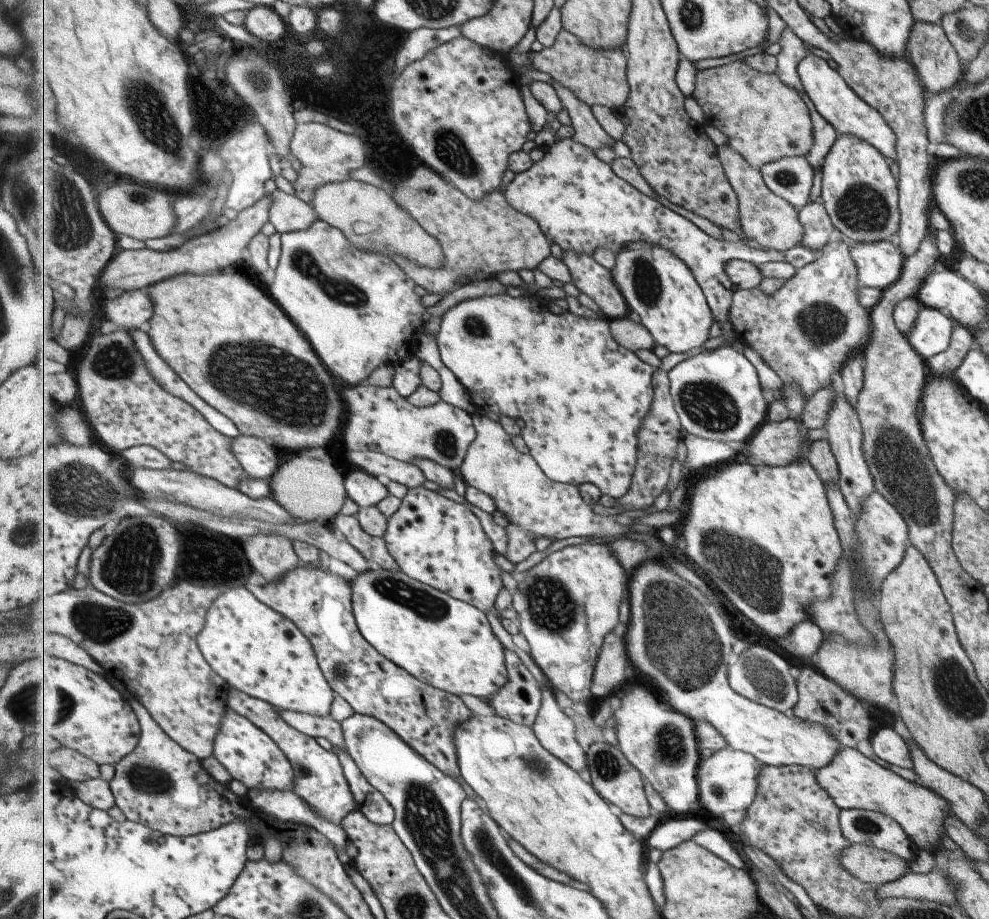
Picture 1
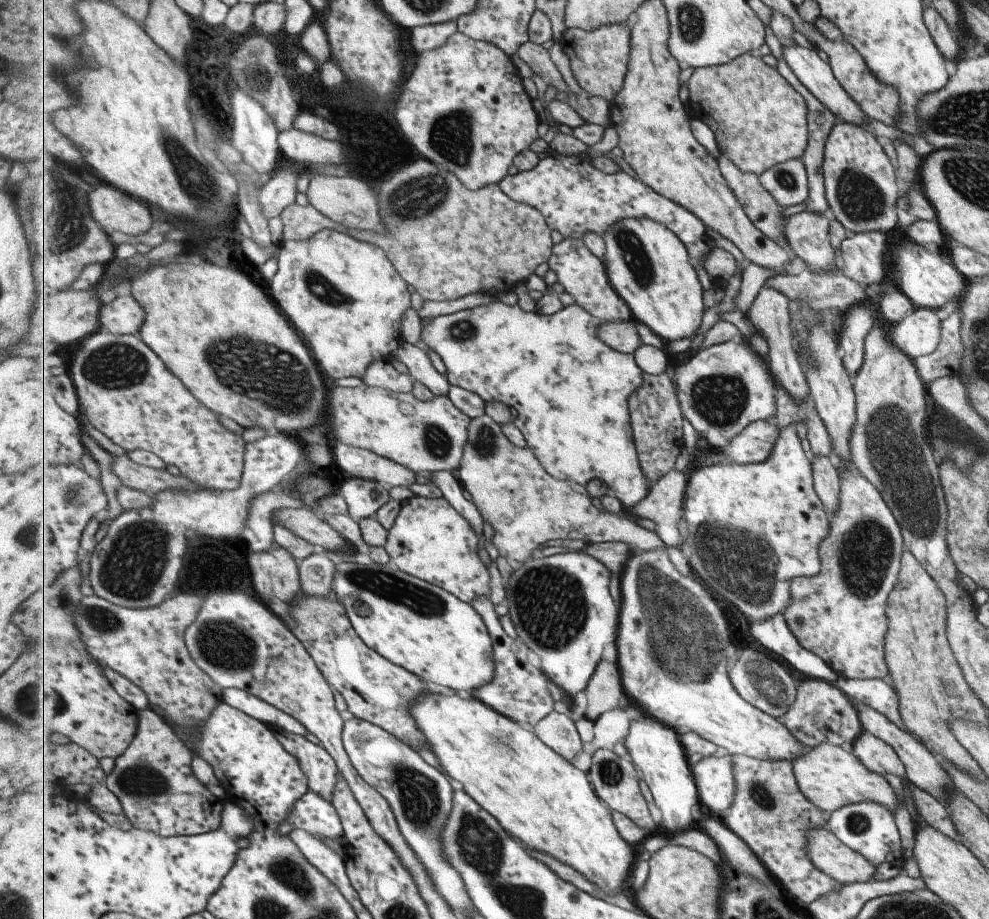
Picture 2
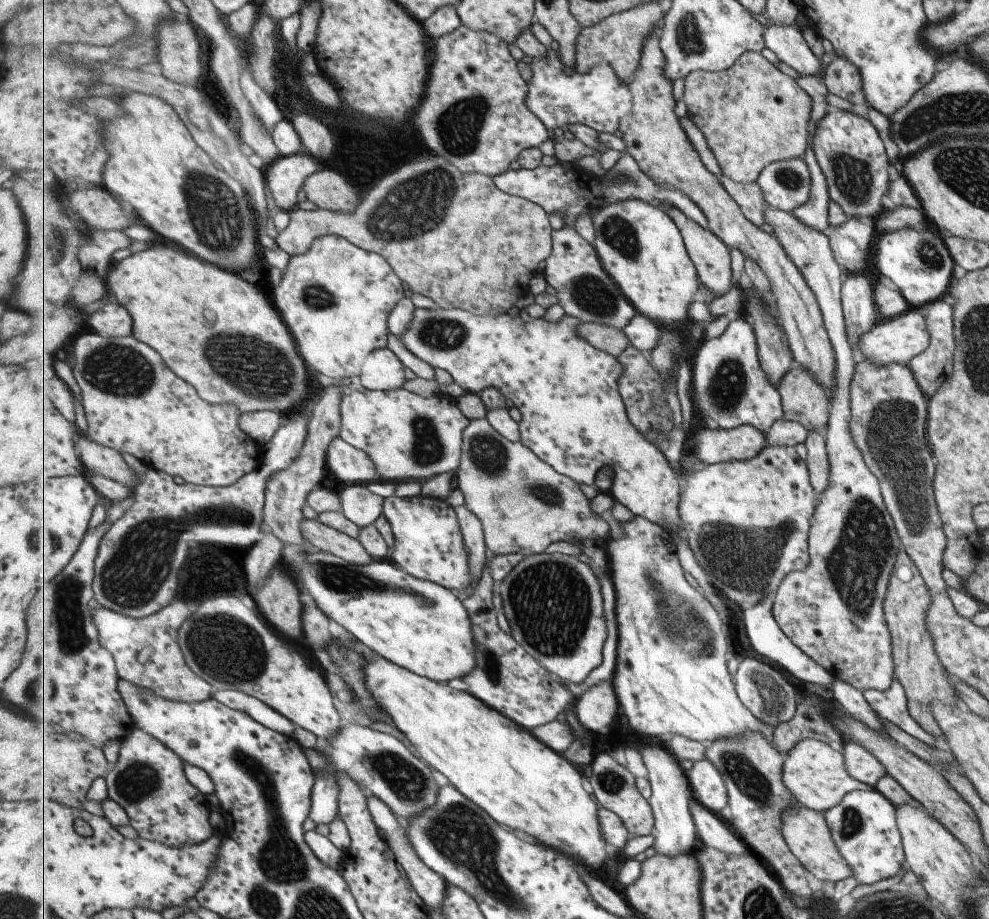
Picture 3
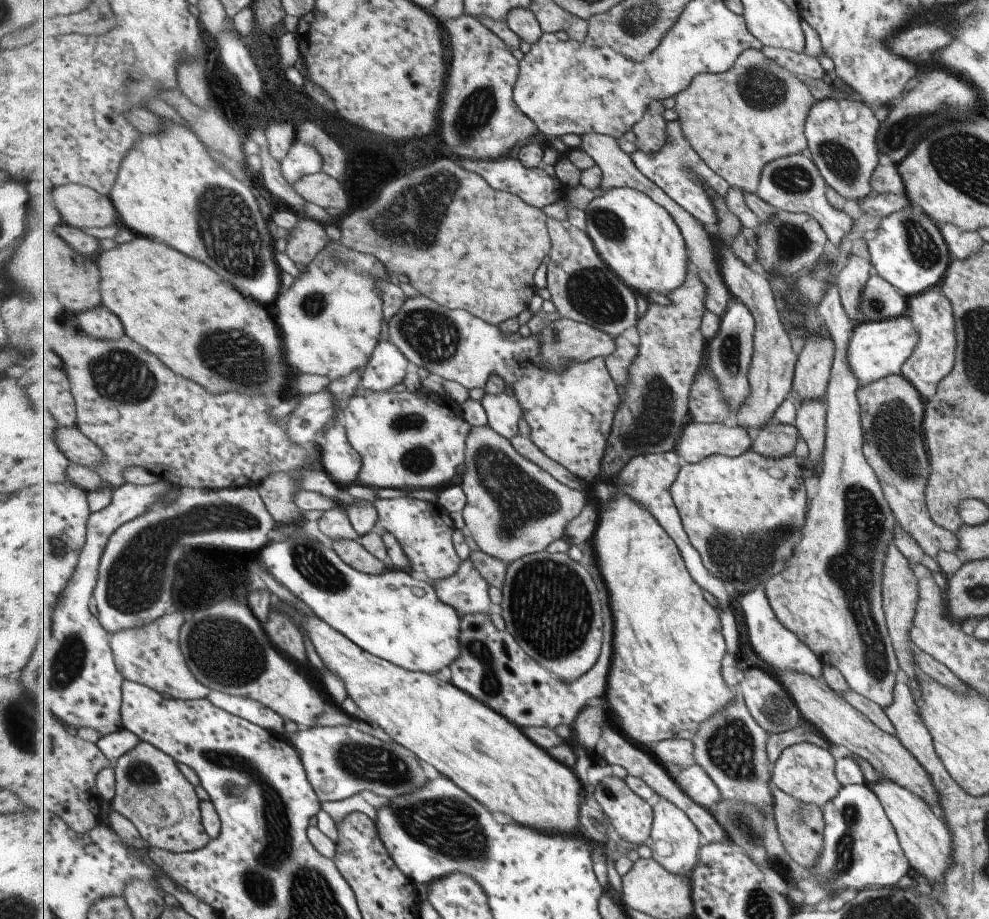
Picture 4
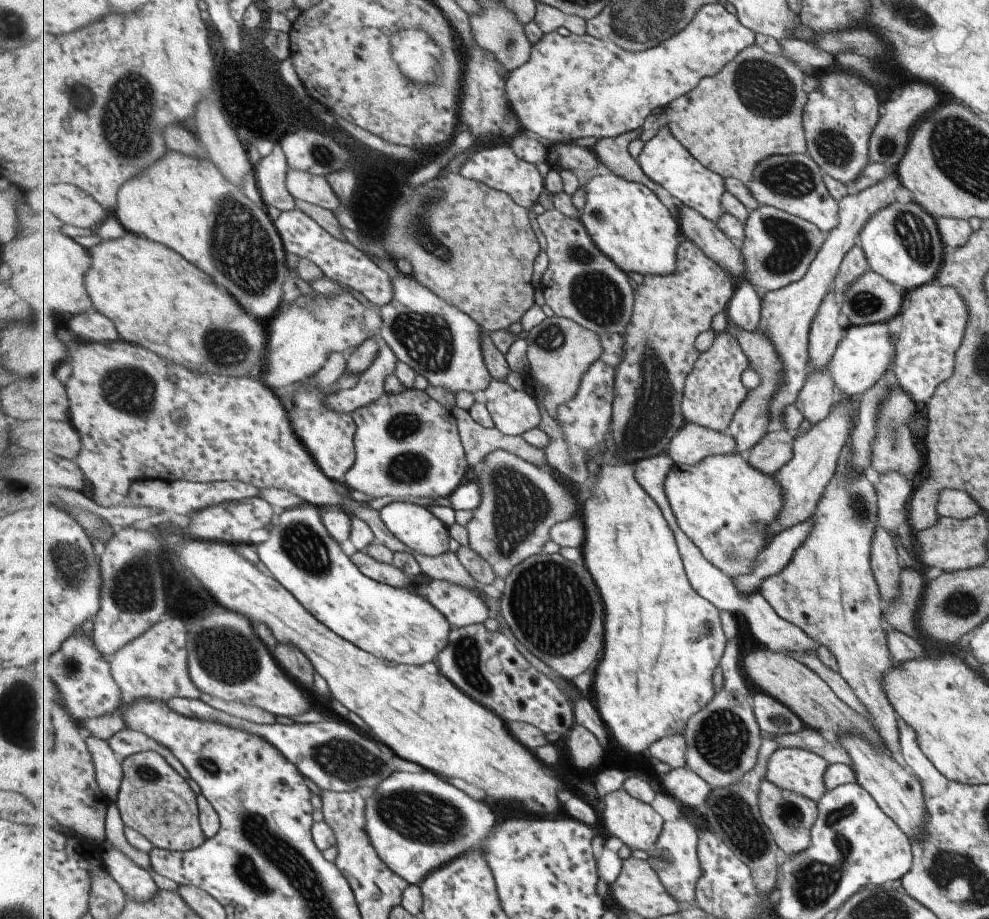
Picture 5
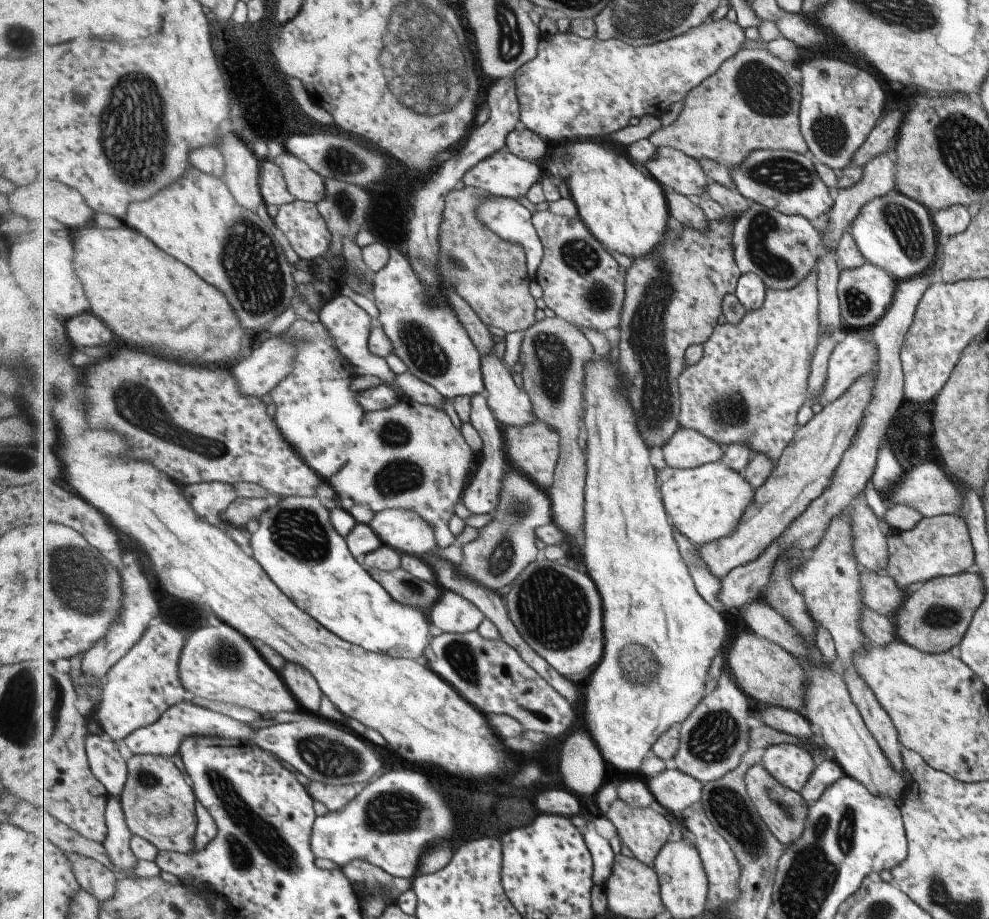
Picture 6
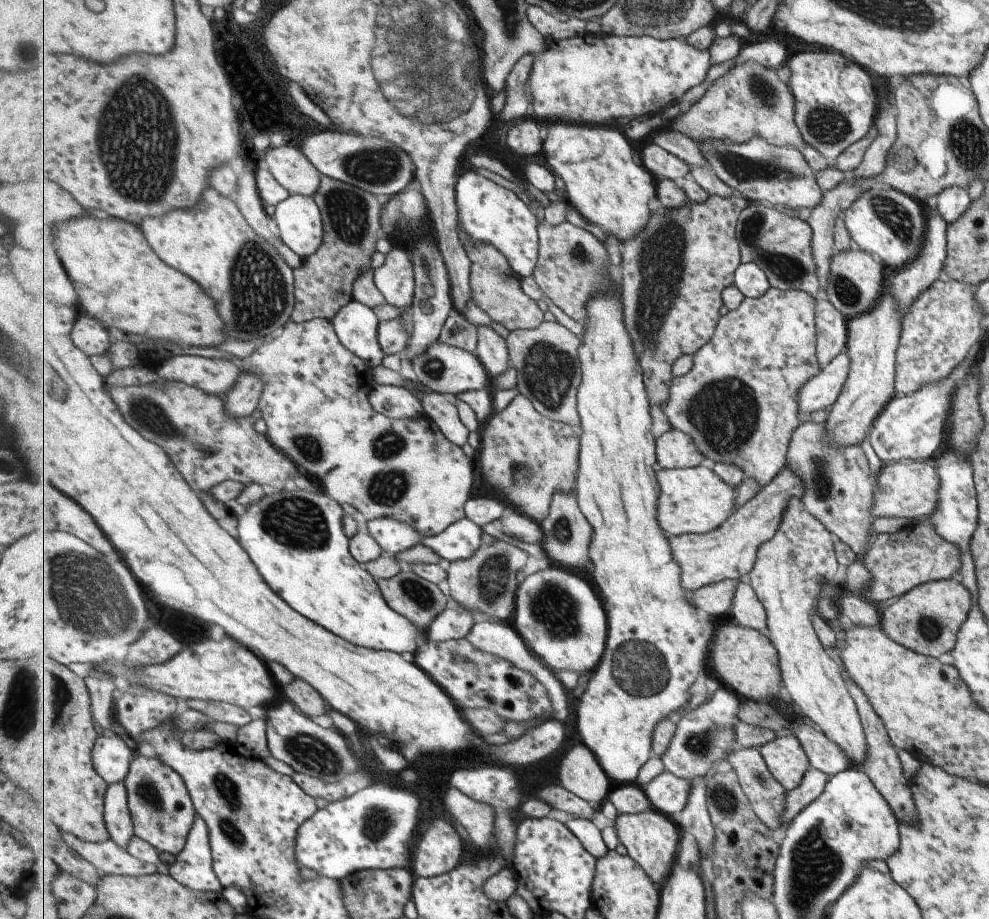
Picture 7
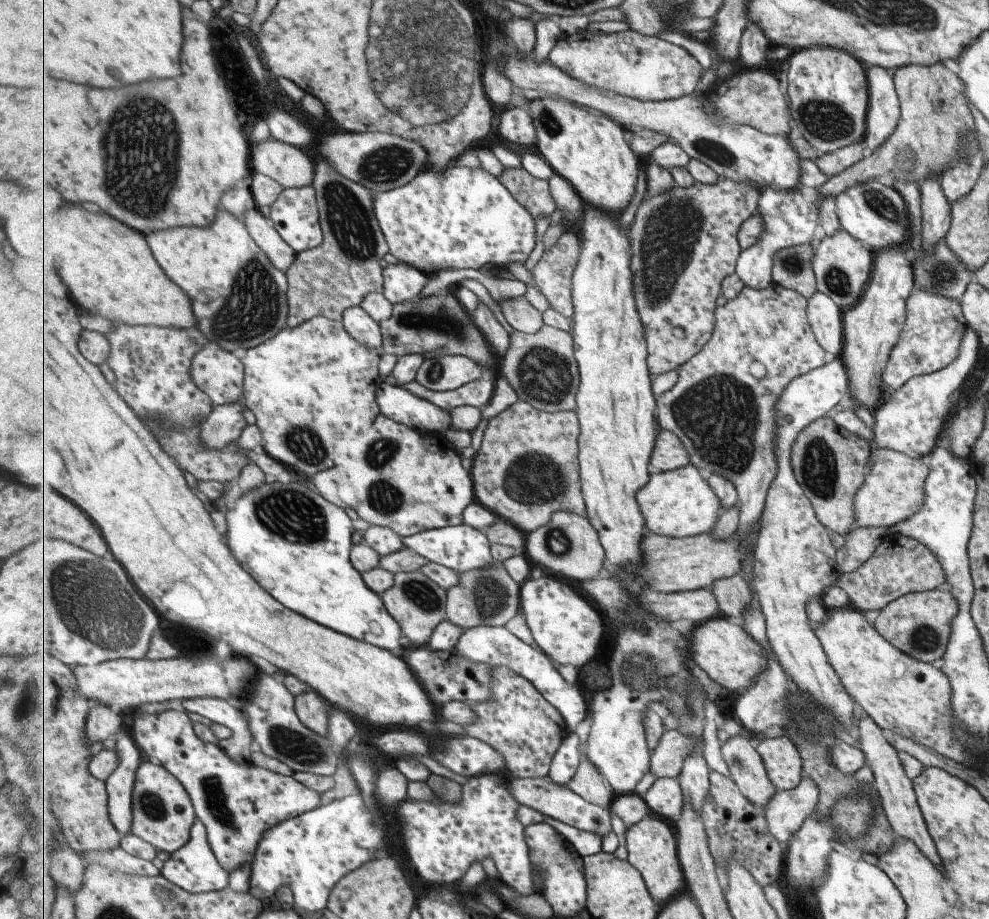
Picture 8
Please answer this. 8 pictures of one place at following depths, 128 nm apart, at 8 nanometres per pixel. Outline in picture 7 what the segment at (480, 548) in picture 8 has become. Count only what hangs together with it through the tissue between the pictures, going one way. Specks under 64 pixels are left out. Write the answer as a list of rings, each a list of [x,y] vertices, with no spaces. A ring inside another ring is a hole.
[[[465,517],[452,524],[437,536],[423,538],[425,546],[431,546],[443,556],[443,560],[469,560],[483,544],[483,530],[471,519]]]

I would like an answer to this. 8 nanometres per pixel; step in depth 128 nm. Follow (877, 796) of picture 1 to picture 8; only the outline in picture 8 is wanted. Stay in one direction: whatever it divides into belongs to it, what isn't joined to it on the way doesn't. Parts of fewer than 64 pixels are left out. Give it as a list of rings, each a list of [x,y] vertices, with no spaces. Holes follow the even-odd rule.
[[[788,736],[769,738],[756,748],[767,768],[769,778],[777,790],[793,790],[801,782],[801,754]]]

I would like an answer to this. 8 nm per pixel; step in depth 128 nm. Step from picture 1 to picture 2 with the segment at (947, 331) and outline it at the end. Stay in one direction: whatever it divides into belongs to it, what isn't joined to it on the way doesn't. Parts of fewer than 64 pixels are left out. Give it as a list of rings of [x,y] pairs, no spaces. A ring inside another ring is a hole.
[[[914,308],[903,320],[891,325],[889,342],[911,360],[931,354],[939,346],[941,320],[933,309]]]

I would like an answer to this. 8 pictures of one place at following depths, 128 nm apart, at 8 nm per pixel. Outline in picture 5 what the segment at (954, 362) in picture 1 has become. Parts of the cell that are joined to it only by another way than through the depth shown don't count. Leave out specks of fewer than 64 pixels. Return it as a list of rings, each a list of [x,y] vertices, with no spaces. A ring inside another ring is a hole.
[[[933,279],[904,293],[899,313],[902,324],[894,344],[891,374],[899,388],[903,388],[918,405],[929,400],[937,385],[951,376],[954,354],[961,344],[967,322],[967,306],[955,290],[941,286]]]

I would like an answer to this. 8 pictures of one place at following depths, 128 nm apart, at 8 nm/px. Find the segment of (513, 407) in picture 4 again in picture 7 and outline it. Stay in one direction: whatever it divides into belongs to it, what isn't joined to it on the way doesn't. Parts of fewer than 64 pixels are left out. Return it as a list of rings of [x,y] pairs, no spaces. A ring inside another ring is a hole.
[[[478,326],[479,344],[476,355],[485,365],[491,382],[509,368],[510,350],[506,338],[503,338],[491,326]]]

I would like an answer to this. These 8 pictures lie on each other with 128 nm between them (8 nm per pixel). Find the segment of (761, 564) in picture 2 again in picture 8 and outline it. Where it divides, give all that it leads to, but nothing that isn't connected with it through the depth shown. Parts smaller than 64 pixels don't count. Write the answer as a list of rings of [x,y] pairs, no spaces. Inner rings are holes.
[[[694,465],[653,473],[649,484],[637,494],[637,502],[651,531],[675,538],[699,536],[712,531],[723,509],[723,502],[717,492],[713,492],[707,475]]]

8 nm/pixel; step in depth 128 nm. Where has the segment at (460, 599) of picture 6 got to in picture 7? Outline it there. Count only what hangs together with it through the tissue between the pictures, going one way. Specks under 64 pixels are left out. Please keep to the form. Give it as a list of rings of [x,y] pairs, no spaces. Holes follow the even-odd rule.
[[[463,606],[449,608],[433,620],[424,641],[445,642],[465,638],[477,621],[476,615],[465,610]]]

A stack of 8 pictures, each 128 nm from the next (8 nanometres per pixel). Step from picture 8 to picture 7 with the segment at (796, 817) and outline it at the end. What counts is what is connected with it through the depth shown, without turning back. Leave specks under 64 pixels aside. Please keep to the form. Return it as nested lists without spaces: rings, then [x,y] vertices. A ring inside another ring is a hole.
[[[810,768],[805,772],[801,786],[789,791],[787,808],[785,808],[785,814],[781,816],[781,822],[790,825],[793,819],[824,791],[828,778],[828,775],[821,770]]]

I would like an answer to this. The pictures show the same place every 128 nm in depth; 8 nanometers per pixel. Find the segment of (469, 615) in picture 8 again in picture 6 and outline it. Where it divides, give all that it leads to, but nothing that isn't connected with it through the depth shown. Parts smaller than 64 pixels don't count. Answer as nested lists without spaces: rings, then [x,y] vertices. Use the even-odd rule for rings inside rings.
[[[510,468],[505,474],[501,500],[497,510],[493,510],[491,520],[478,529],[477,538],[463,545],[465,560],[457,565],[457,570],[477,584],[497,592],[511,585],[528,568],[530,563],[540,558],[541,550],[535,544],[537,528],[553,523],[553,504],[550,494],[535,484],[527,474],[517,468]]]

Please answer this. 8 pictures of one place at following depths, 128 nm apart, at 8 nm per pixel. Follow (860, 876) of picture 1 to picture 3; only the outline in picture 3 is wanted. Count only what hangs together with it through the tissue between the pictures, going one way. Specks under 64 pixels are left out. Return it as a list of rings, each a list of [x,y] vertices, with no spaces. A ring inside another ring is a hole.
[[[800,805],[790,807],[782,816],[782,832],[789,849],[801,862],[801,867],[816,879],[836,882],[850,876],[848,865],[841,859],[839,850],[833,845],[831,830],[828,829],[823,812]]]

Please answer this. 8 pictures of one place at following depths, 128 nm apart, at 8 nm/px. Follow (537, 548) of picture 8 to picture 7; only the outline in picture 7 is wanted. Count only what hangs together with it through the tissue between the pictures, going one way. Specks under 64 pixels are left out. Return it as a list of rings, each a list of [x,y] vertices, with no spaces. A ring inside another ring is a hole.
[[[559,490],[555,494],[549,516],[541,523],[541,528],[545,532],[545,542],[542,546],[552,564],[571,568],[571,570],[583,570],[589,566],[589,562],[591,562],[589,548],[591,548],[591,538],[593,538],[593,526],[583,516],[579,502],[575,498],[575,492],[567,494],[567,492]]]

